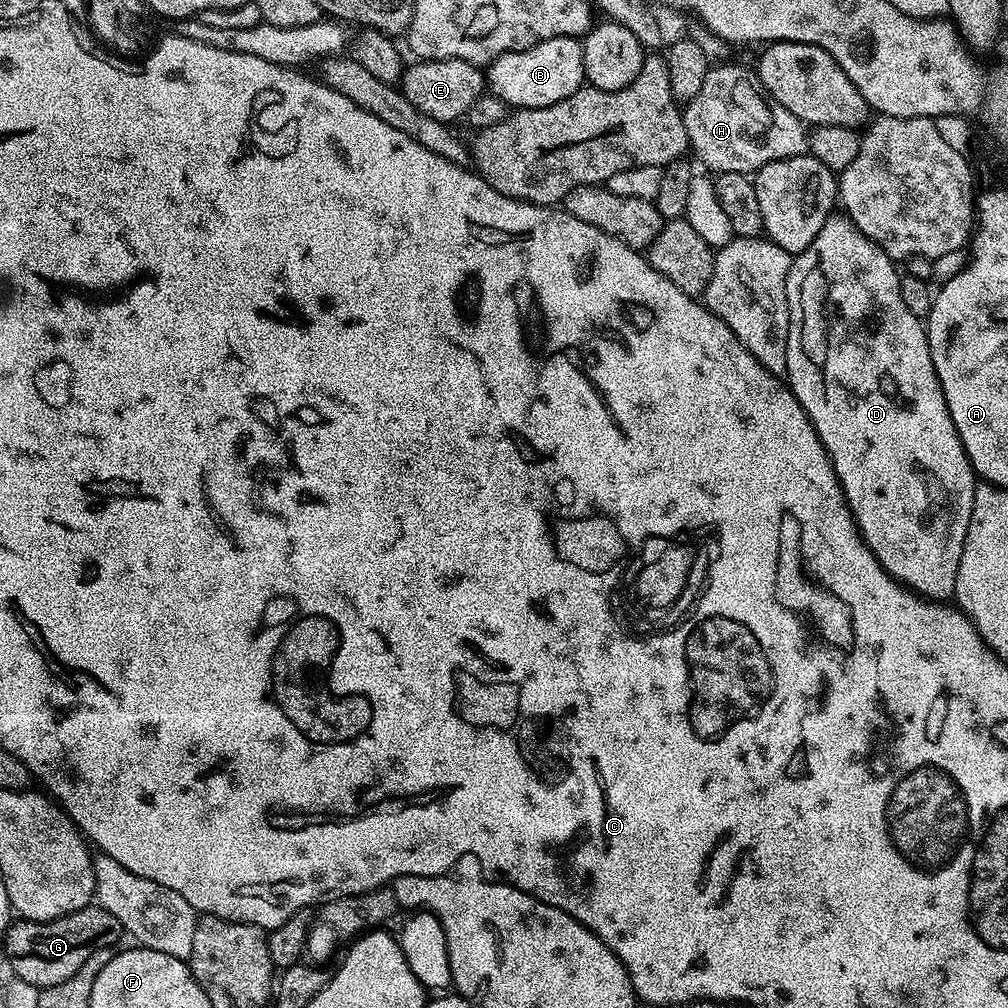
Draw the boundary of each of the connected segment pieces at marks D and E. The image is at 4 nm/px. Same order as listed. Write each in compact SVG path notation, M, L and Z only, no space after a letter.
M833 214L818 230L818 238L806 246L806 250L795 253L786 278L786 298L788 299L788 341L786 342L786 383L806 410L822 446L828 451L834 474L842 486L844 496L848 499L848 509L856 517L860 528L860 537L864 540L874 558L889 572L899 584L909 588L925 600L948 602L953 599L958 578L958 562L962 562L962 546L966 542L966 530L970 530L970 514L974 510L974 494L978 477L972 471L972 464L964 444L954 430L934 362L930 358L928 333L921 317L910 314L910 309L902 303L900 293L901 273L896 272L897 265L880 247L852 221L847 214Z
M417 59L405 67L402 91L410 102L430 118L451 125L452 120L467 117L470 106L479 96L485 95L486 76L477 65L465 60L422 60Z

